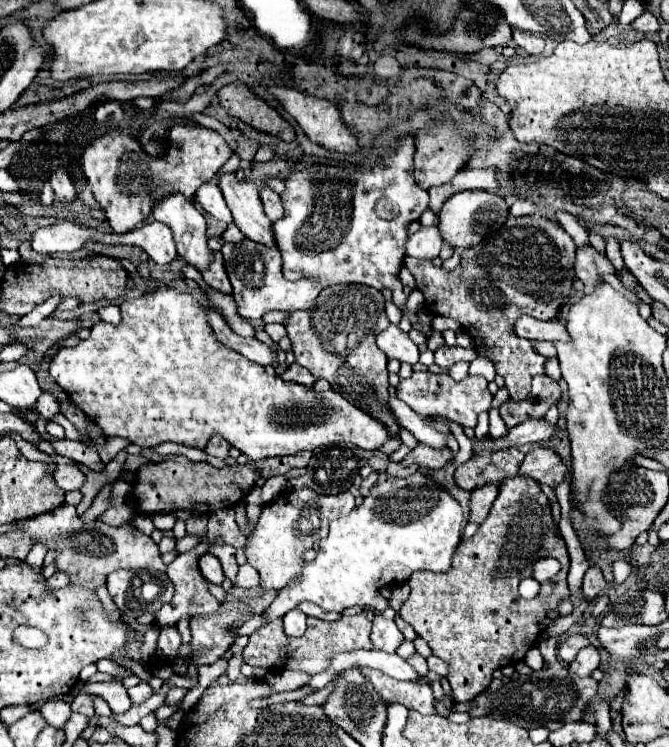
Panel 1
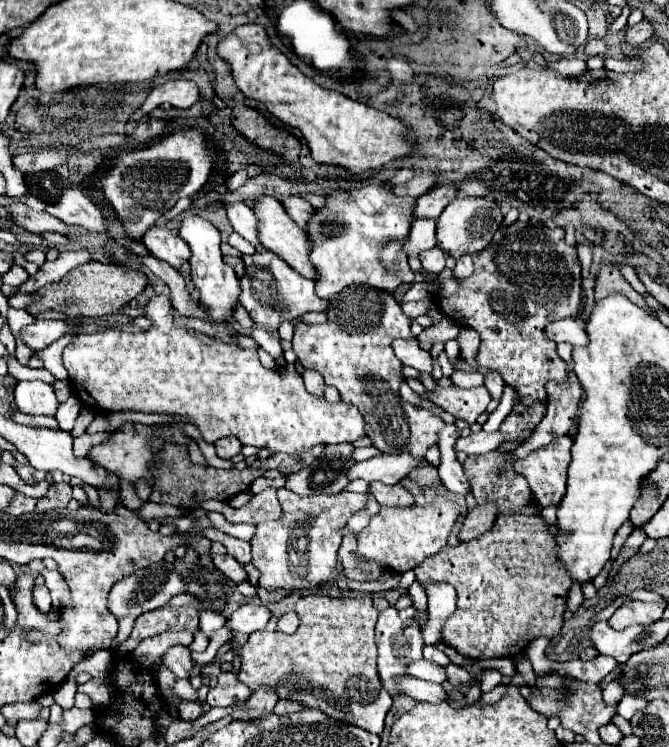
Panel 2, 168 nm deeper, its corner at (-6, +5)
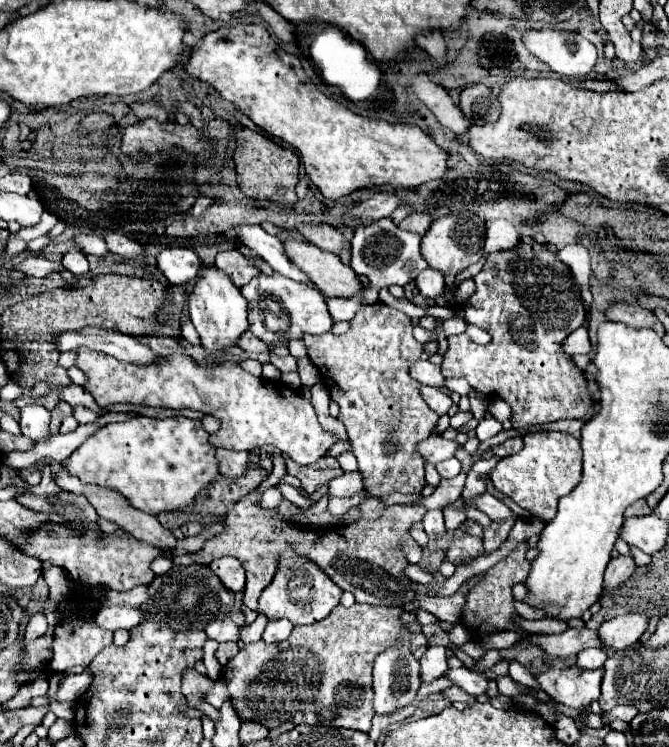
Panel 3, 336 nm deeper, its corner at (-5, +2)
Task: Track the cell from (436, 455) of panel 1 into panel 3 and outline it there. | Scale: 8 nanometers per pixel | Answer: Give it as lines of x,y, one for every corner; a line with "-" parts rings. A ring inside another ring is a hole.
358,471
344,473
342,477
336,477
328,483
328,497
352,497
358,491
362,491
362,477

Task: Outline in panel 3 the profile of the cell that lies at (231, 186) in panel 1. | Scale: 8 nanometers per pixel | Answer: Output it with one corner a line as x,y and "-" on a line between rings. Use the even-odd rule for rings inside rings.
284,241
290,261
294,261
316,287
330,297
356,297
364,291
358,275
344,265
338,255
326,253
312,243

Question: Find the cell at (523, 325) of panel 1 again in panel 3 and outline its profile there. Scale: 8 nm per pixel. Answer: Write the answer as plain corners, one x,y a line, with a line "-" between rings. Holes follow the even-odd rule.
580,327
580,329
576,329
574,333
570,333
568,335
568,339
564,341
564,351
568,353
568,355
578,355
578,353
582,353
582,355
586,355
586,353
590,353
590,339
588,339
588,329
586,327

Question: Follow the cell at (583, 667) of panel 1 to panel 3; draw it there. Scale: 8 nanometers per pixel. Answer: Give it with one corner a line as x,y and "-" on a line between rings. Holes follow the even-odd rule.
578,667
568,669
550,669
538,675
542,691
546,691
558,703
564,703
574,709
584,709
600,697
600,681
604,669
582,671

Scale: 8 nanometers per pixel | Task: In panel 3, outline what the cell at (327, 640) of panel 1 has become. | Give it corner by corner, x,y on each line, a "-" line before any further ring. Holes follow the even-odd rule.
354,603
352,607
338,605
326,619
294,627
292,635
286,641
266,645
264,641
256,641
244,645
236,657
232,657
222,669
222,679
228,685
228,697
232,701
234,711
240,721
256,721
266,725
268,729
278,727
280,723
292,721
294,725
330,725
330,727
346,727
356,731
368,731
370,721
374,717
372,711
372,665
382,649
388,649
396,641
396,633
412,633
412,651
428,645
424,633
412,631
406,623
402,623
400,615
404,611
398,607
374,607

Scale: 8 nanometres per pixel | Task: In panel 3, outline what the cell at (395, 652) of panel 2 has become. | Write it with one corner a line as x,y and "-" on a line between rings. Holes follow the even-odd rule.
406,641
402,645
396,645
394,649
386,649
386,653
376,657
374,663
374,713
376,715
390,715
398,709
404,709
414,703
416,693
420,689
418,679
418,659
414,659
412,651
406,649

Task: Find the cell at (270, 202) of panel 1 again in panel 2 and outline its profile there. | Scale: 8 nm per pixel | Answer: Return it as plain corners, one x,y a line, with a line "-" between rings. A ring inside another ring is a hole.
287,196
287,198
281,200
281,204
283,204
285,212
291,216
291,220
293,220
299,228
305,230
305,224
307,224
307,220
309,220
311,214
313,214
313,206
311,206
309,202
305,202
303,198
299,198
299,196

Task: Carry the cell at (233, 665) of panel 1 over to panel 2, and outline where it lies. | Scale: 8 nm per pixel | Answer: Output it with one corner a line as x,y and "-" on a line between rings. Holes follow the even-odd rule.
219,672
217,688
211,688
207,694
209,706
231,706
235,700
251,696
251,688
245,686
235,672

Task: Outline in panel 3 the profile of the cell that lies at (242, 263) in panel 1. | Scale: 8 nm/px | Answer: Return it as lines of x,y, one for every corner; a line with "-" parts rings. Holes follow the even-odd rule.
260,273
248,285
242,287
242,295
248,301
250,331
254,333
254,337
270,345
286,345
292,339
302,339
306,333
322,335
328,333
332,327
322,293
306,285
298,285
296,281
290,281
280,273
272,273
270,277

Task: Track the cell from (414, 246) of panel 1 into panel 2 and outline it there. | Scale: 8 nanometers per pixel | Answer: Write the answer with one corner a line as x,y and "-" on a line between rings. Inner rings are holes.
435,246
431,250
423,250
423,254
419,254
419,258
421,258
423,270
427,270
427,272
441,274
441,270
445,268
445,252
439,246

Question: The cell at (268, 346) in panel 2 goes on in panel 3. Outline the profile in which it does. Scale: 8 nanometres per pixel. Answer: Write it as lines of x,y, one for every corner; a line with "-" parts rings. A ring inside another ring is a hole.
270,355
270,363
276,365
282,373
288,373
288,371
296,371
298,369
298,359
288,355
288,357
276,357
276,355

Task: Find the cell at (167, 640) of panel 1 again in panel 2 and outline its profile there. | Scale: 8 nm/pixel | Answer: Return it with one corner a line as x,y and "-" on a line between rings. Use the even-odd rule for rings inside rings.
181,644
171,646
161,658
161,666
169,668
177,678
189,678
189,672
193,670
189,648

